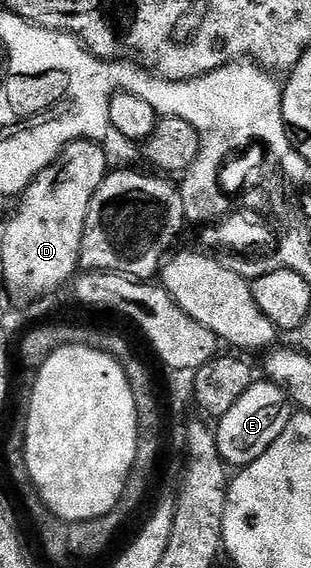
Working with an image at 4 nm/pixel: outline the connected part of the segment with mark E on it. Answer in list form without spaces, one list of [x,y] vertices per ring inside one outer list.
[[[256,380],[216,424],[217,448],[226,464],[240,469],[258,460],[282,435],[294,411],[288,392],[269,380]]]

